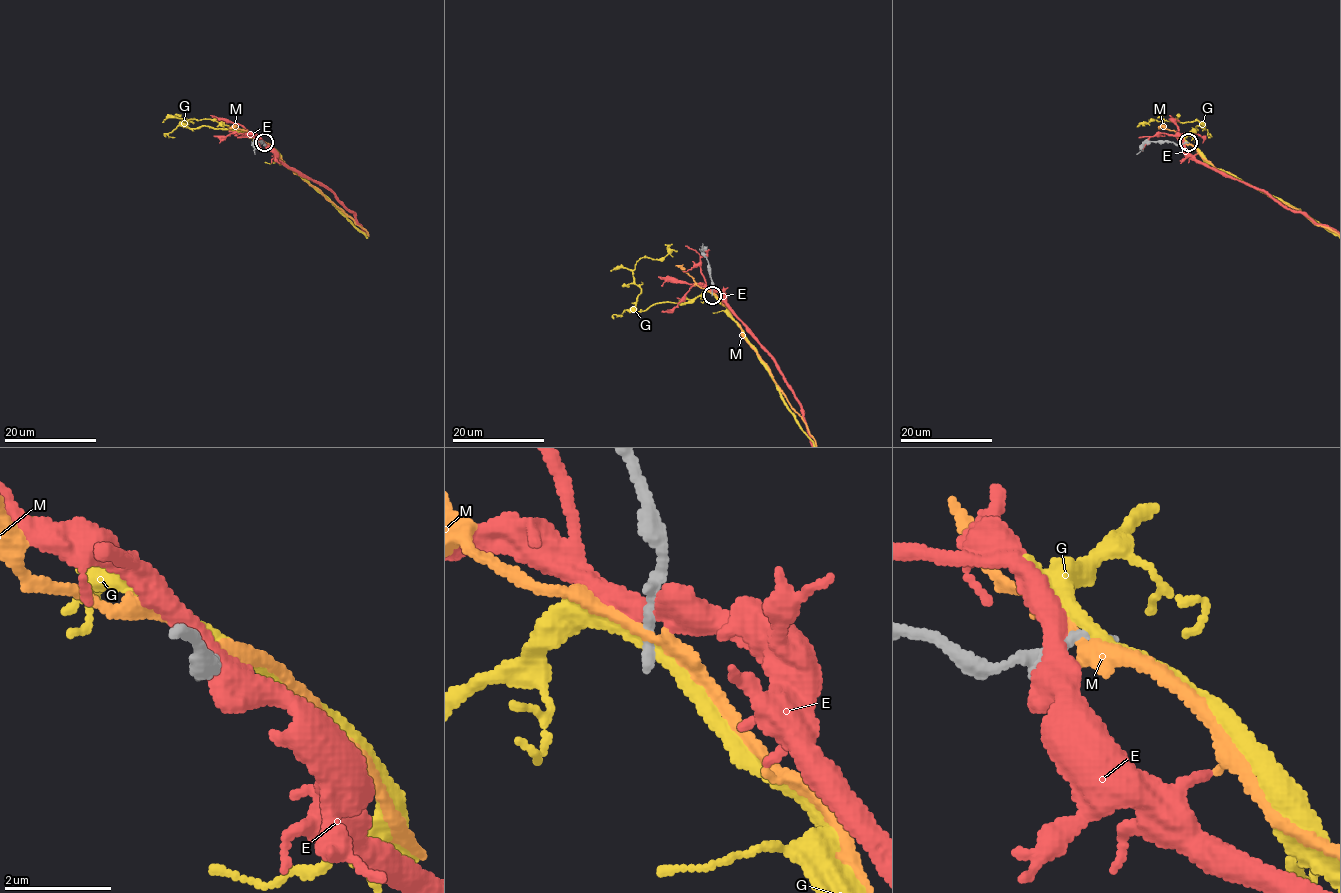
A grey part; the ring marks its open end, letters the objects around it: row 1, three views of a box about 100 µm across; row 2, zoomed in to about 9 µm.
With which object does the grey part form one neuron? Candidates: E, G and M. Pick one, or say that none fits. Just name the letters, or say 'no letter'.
no letter

